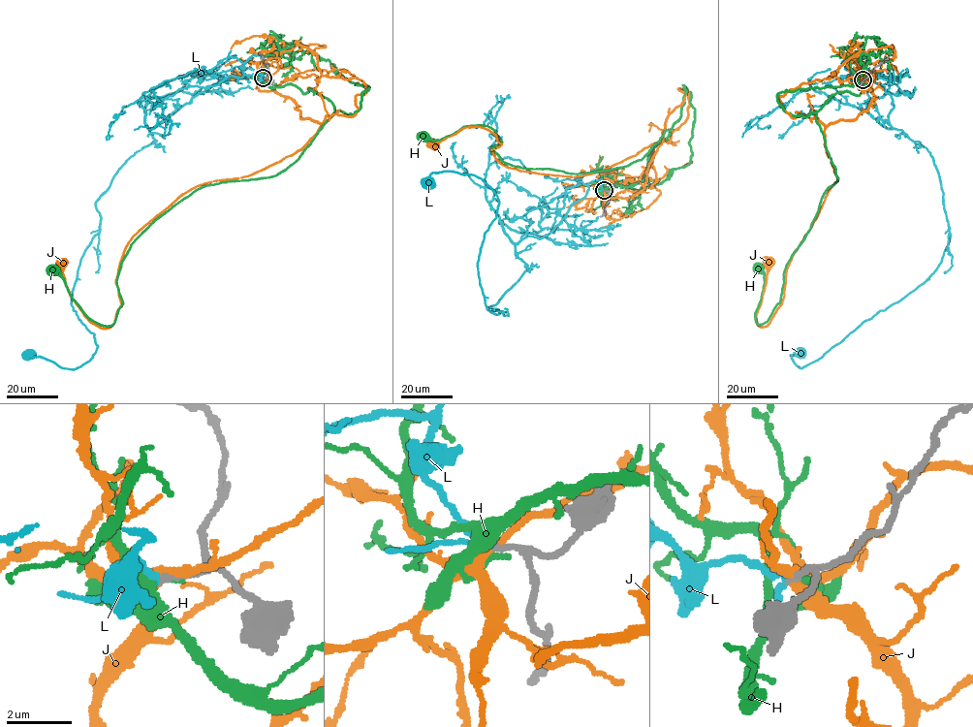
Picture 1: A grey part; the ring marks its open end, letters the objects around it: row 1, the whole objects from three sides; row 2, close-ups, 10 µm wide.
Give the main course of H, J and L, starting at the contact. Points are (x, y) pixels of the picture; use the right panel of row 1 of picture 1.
H: (863, 79), (858, 95), (836, 92), (818, 111), (837, 181), (788, 261), (779, 302), (759, 324), (758, 267)
J: (863, 79), (856, 47), (832, 77), (779, 97), (792, 117), (823, 124), (837, 179), (760, 327), (768, 263)
L: (863, 79), (880, 84), (890, 125), (932, 158), (950, 240), (924, 283), (800, 367), (800, 353)

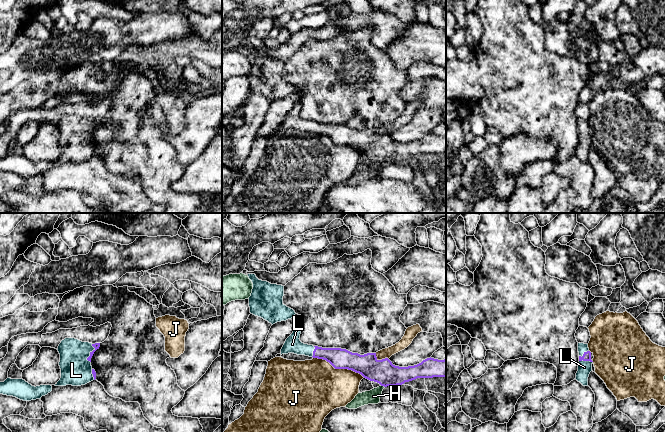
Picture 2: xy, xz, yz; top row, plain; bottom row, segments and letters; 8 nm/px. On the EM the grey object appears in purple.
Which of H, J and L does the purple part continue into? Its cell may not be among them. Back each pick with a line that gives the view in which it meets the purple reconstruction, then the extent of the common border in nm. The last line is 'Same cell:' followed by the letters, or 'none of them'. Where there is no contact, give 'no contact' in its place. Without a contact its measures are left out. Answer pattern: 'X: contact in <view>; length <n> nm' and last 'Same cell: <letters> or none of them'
L: contact in xy; length 150 nm
Same cell: L

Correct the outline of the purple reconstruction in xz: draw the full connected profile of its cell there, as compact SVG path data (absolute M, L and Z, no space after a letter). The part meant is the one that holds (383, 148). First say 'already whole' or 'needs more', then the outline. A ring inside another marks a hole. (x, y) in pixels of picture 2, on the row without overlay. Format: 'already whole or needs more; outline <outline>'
needs more; outline M296 104L286 115L282 130L294 129L329 138L335 145L348 145L381 162L397 162L417 154L446 153L446 135L427 134L421 139L399 143L388 135L378 136L376 129L360 131L341 124L322 124L300 117L301 104Z

